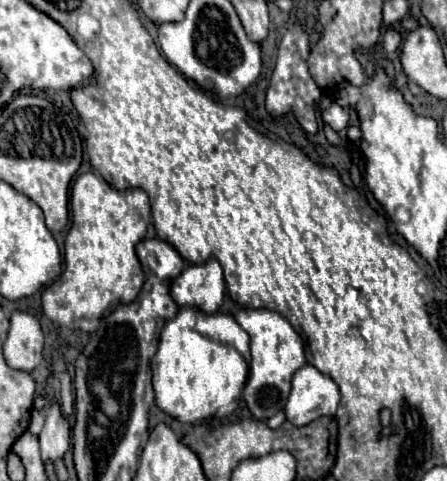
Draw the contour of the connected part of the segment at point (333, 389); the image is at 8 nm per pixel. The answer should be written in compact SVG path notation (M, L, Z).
M304 366L294 374L284 414L294 426L306 426L320 416L332 416L338 402L340 392L334 380L320 374L314 366Z

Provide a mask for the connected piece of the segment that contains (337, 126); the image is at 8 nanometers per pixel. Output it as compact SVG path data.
M332 102L332 104L322 112L322 120L324 120L330 128L334 128L334 130L344 130L344 128L348 126L348 112L346 112L342 106L338 106L336 102Z

